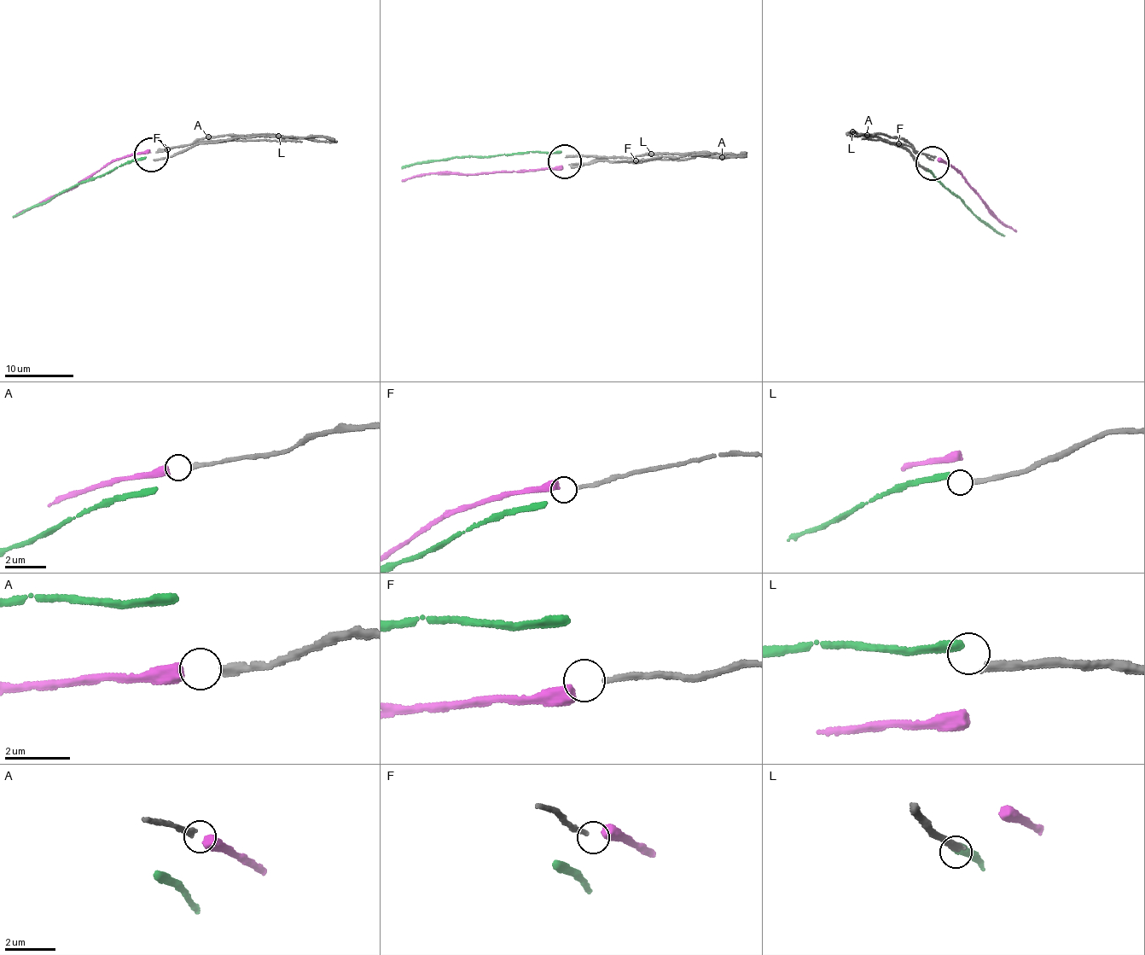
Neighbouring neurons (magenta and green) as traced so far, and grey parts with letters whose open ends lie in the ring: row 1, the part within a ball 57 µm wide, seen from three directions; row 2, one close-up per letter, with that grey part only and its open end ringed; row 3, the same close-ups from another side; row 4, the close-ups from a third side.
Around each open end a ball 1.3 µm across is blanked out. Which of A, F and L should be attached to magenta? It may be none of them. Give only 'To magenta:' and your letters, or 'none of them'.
To magenta: A

